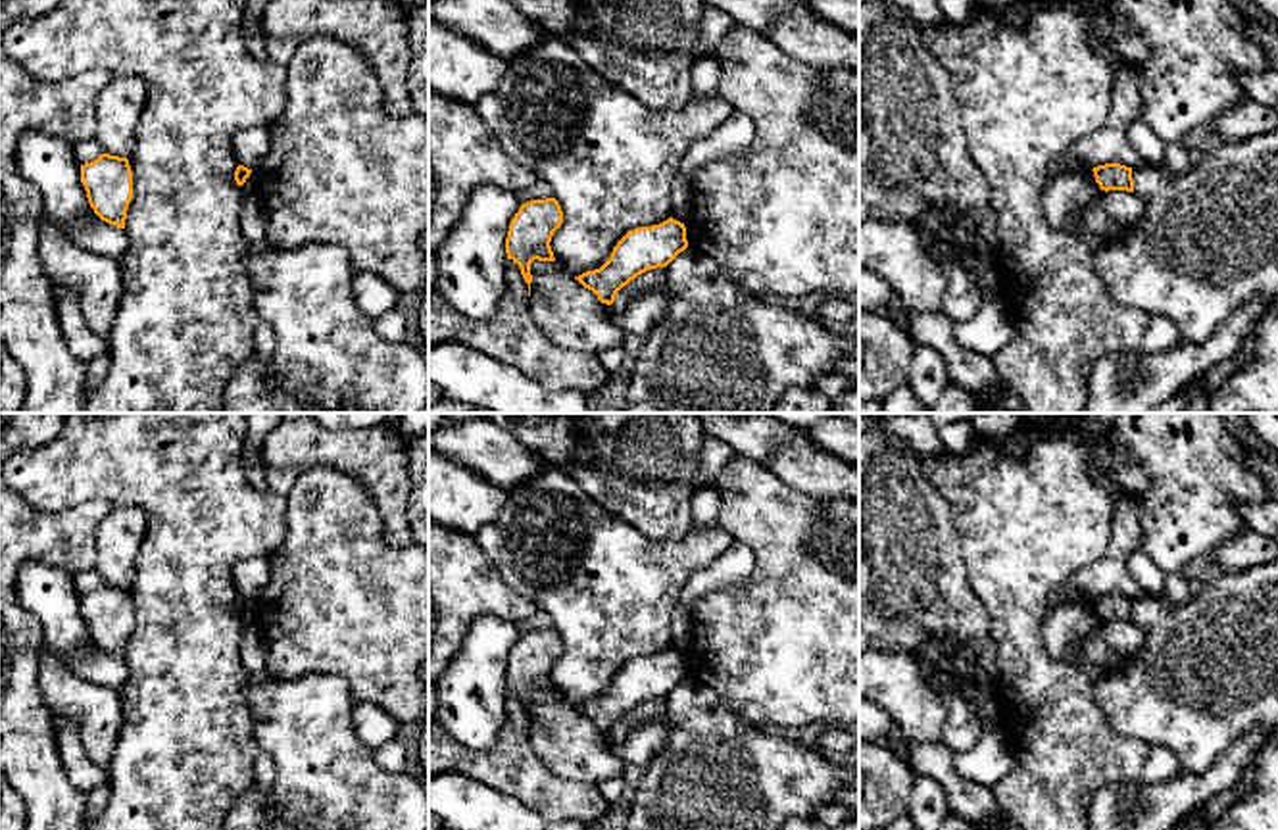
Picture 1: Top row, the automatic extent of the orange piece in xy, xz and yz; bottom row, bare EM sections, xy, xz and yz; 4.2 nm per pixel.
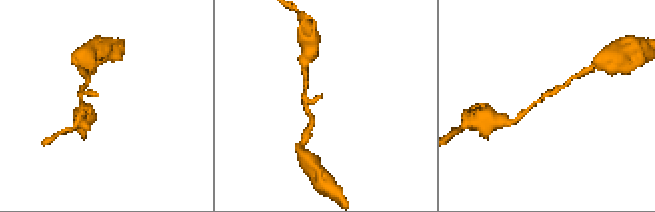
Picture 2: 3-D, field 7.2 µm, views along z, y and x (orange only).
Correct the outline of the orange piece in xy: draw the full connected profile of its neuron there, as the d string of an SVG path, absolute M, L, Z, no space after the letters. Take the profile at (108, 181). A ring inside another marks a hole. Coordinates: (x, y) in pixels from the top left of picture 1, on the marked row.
M102 154L81 165L81 183L94 213L119 229L125 229L127 209L133 198L133 171L127 158Z

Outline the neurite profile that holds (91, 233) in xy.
M86 213L71 225L69 238L86 252L119 259L129 238L125 229L102 221L96 213Z

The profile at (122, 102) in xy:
M113 77L98 94L94 138L104 154L129 159L146 100L148 83L142 77Z

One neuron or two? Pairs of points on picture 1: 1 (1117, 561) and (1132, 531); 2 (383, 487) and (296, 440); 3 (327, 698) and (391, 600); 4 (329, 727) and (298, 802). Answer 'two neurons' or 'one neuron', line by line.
1: one neuron
2: one neuron
3: two neurons
4: one neuron

